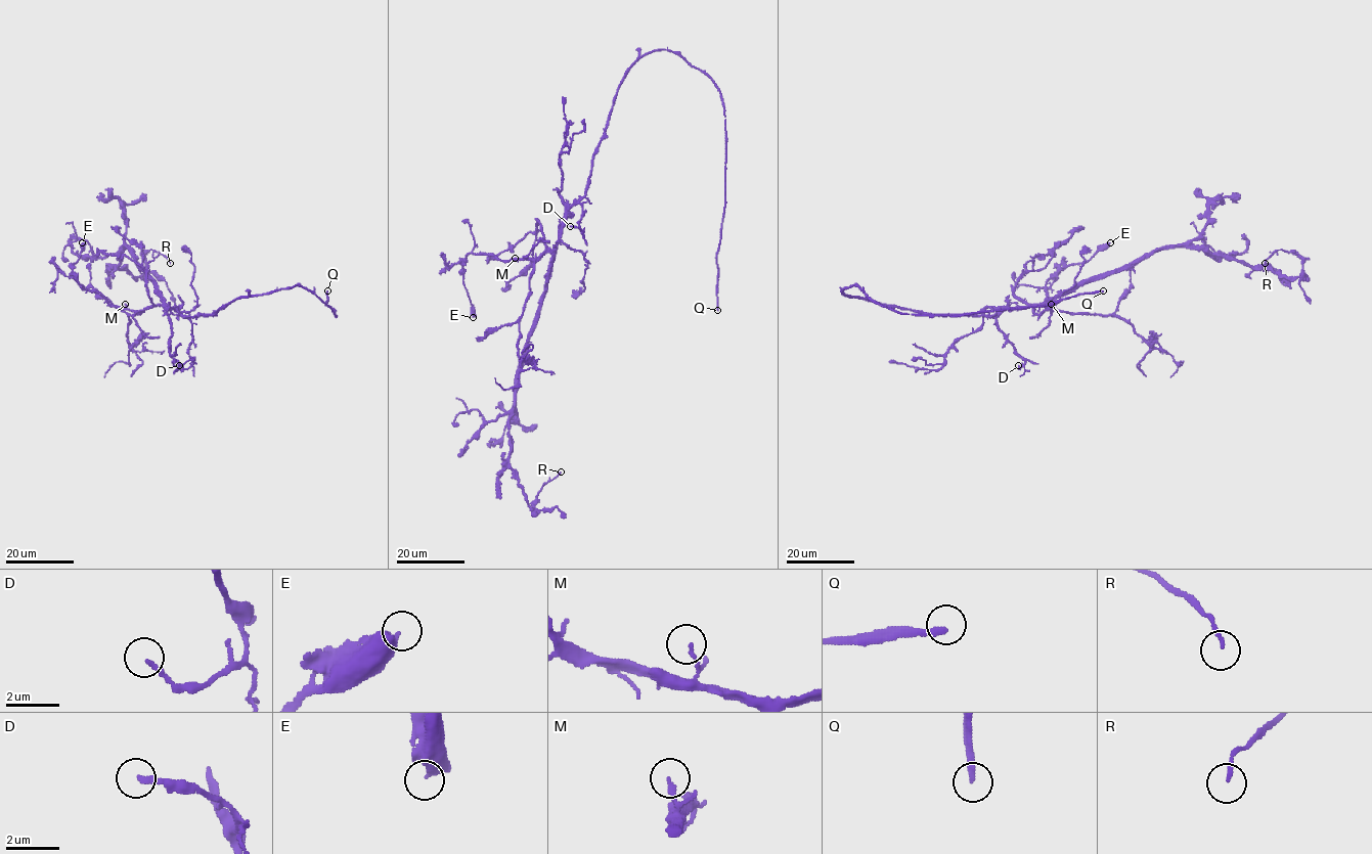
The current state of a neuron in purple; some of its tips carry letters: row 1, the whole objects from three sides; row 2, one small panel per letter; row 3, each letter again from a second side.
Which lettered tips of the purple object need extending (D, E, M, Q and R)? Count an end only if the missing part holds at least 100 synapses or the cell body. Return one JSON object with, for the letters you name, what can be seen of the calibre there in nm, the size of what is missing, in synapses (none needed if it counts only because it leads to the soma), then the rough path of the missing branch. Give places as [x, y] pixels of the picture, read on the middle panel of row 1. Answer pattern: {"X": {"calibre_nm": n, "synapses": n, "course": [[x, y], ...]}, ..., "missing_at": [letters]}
{"Q": {"calibre_nm": 240, "course": [[717, 310], [721, 394], [727, 424], [738, 461], [758, 482]]}, "missing_at": ["Q"]}

